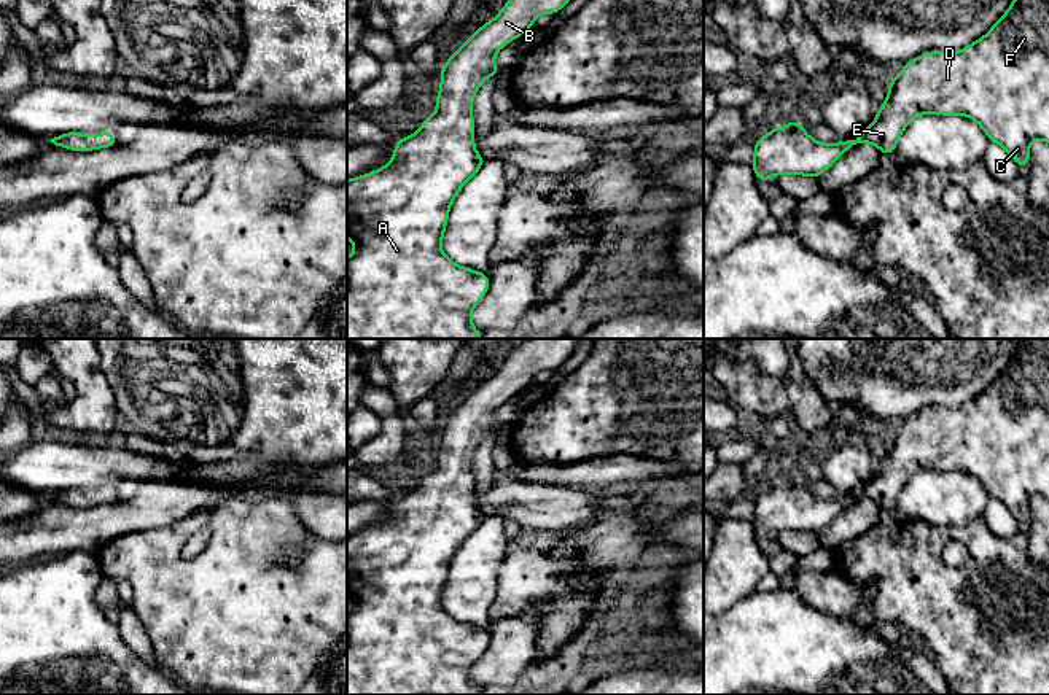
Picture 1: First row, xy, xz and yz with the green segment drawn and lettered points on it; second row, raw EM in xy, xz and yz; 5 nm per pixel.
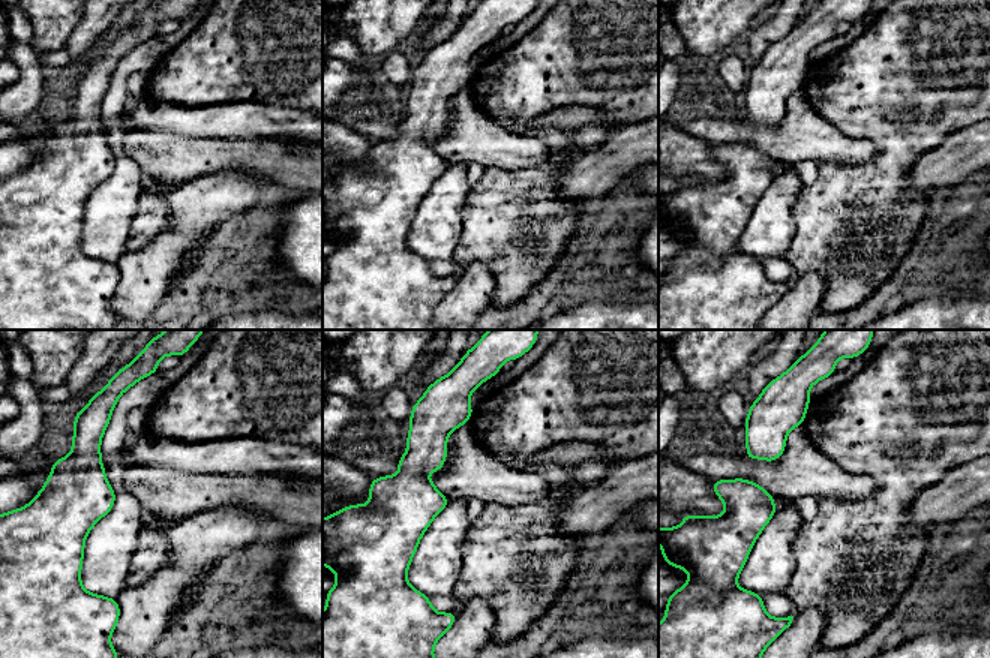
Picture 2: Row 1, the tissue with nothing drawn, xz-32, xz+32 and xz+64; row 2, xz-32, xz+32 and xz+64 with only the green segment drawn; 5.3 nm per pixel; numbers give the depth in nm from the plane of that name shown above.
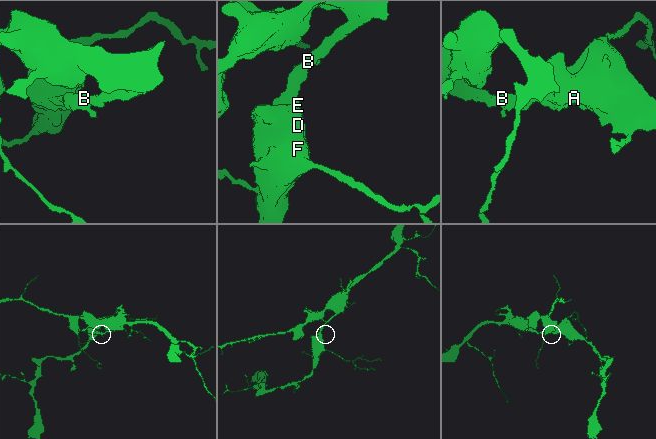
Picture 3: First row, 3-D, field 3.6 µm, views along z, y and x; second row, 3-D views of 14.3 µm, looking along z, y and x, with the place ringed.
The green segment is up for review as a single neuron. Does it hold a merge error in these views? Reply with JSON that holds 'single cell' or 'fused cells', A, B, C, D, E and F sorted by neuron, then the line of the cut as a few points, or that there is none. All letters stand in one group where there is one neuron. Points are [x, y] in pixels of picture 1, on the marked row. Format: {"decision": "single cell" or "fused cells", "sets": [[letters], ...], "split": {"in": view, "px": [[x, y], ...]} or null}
{"decision": "single cell", "sets": [["A", "B", "C", "D", "E", "F"]], "split": null}

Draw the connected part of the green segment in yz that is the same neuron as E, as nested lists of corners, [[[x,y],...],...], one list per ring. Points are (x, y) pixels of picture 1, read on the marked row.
[[[1012,0],[990,30],[957,52],[928,51],[904,64],[903,72],[888,80],[888,95],[879,115],[856,140],[820,143],[799,121],[772,127],[758,138],[751,167],[766,184],[770,175],[802,175],[818,178],[845,151],[872,143],[882,154],[893,154],[907,124],[918,115],[963,115],[974,119],[992,143],[1003,146],[1017,167],[1030,167],[1030,142],[1049,143],[1049,0]]]

